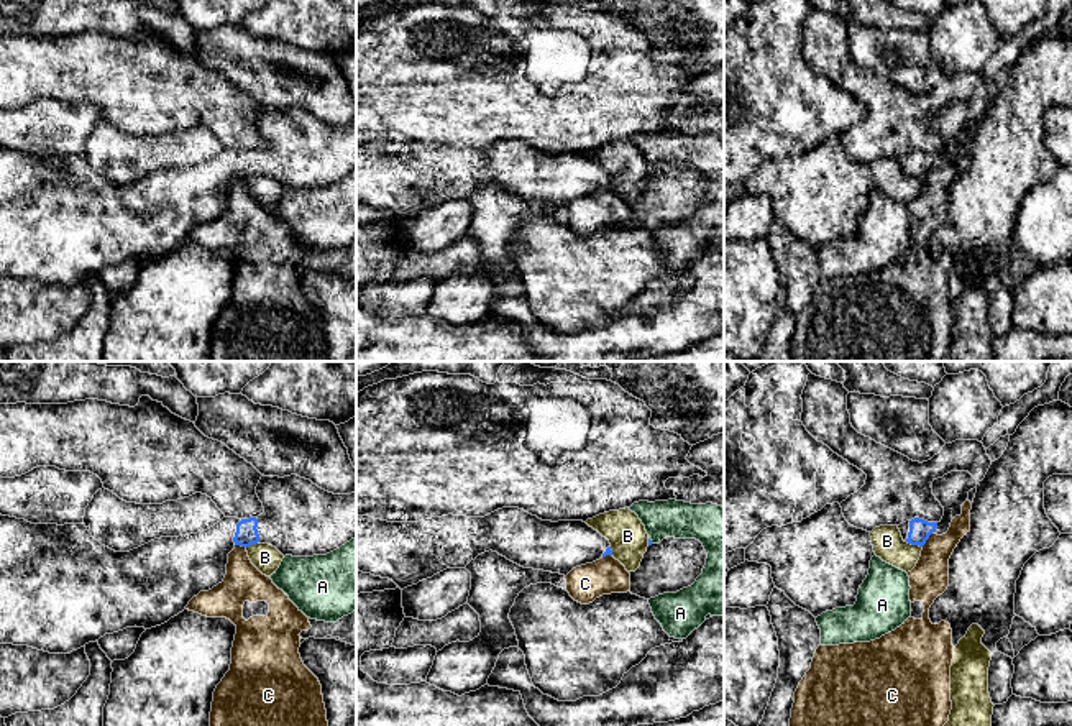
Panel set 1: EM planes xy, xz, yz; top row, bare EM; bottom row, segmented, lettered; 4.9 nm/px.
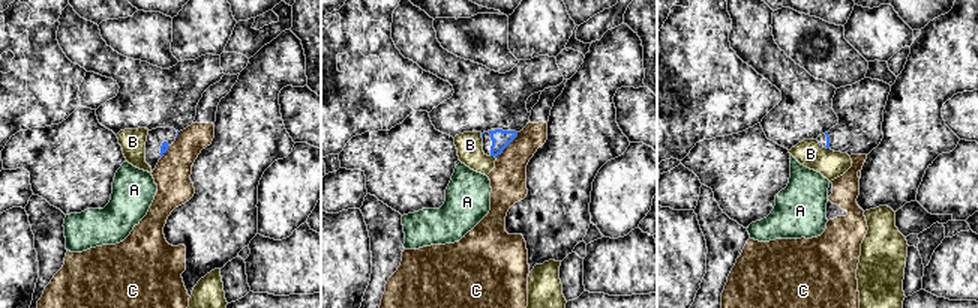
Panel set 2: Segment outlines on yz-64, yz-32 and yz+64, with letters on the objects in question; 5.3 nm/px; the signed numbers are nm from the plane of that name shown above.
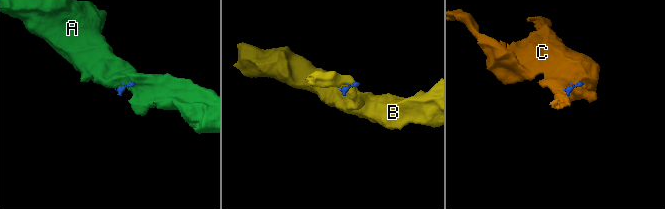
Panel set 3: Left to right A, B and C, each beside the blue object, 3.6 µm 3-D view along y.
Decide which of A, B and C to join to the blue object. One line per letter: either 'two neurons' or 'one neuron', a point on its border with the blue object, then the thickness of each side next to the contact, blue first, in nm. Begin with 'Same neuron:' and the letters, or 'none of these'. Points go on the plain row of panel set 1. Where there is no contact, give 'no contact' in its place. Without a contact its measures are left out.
Same neuron: none of these
A: two neurons; contact xz (650, 173); calibres 20 and 180 nm
B: two neurons; contact yz (915, 176); calibres 110 and 150 nm
C: two neurons; contact yz (928, 170); calibres 110 and 190 nm

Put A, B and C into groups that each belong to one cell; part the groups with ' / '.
A / B / C

